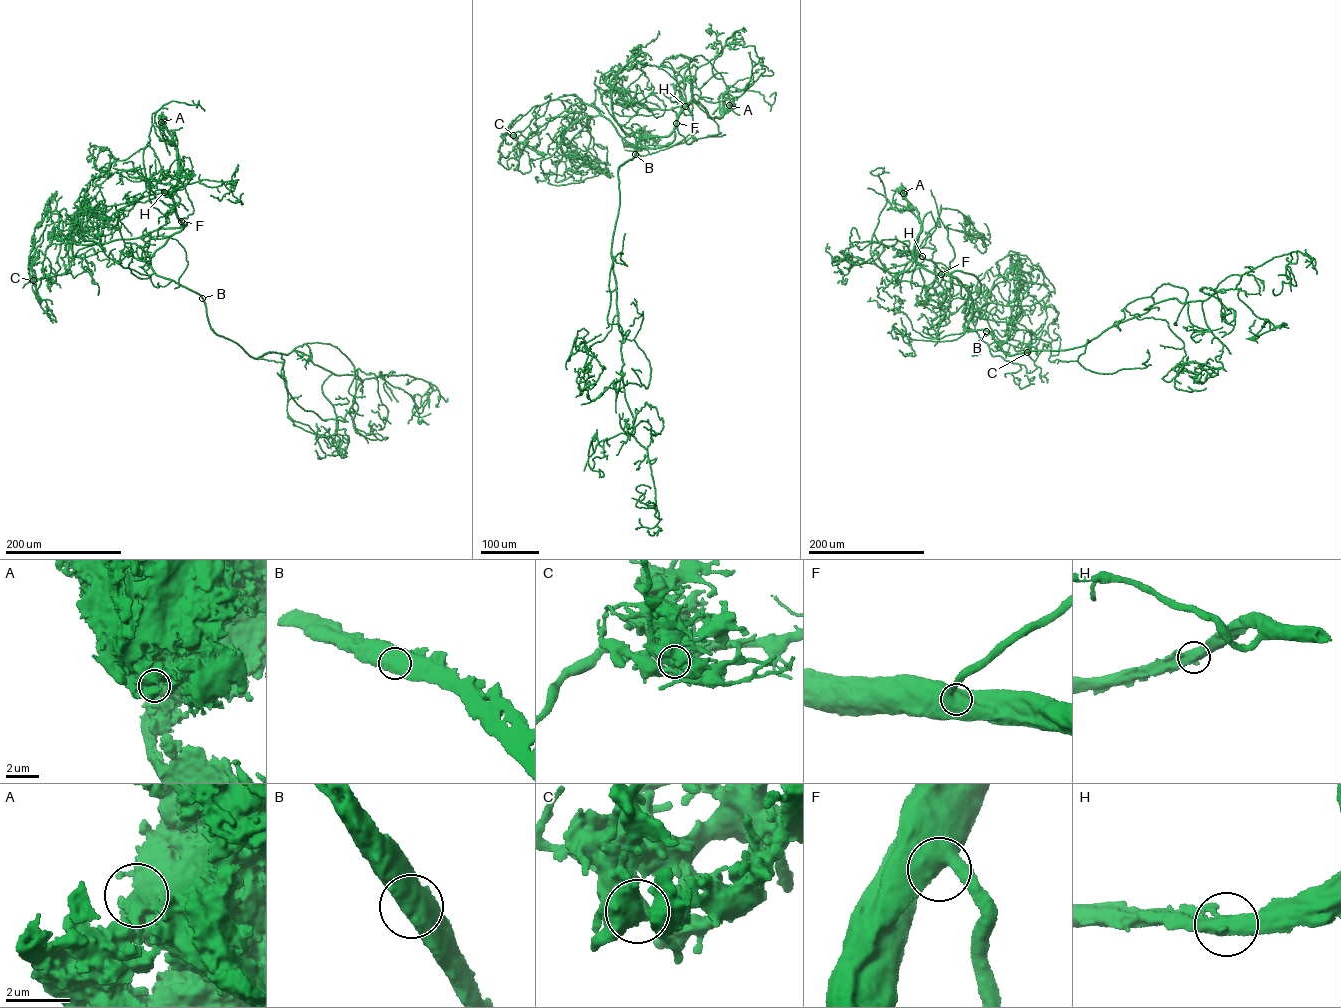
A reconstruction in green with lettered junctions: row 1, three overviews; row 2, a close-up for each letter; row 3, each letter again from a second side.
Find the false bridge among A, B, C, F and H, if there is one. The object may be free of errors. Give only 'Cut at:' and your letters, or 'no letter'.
Cut at: C

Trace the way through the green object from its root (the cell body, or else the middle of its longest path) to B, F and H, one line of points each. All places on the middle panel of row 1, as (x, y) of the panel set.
B: (732, 105), (719, 118), (712, 118), (692, 100), (666, 136), (637, 138), (620, 125), (634, 134), (635, 154)
F: (732, 105), (727, 106), (719, 118), (712, 118), (701, 105), (692, 100), (676, 123)
H: (732, 105), (727, 106), (719, 118), (707, 116), (705, 109), (695, 101), (686, 106)

